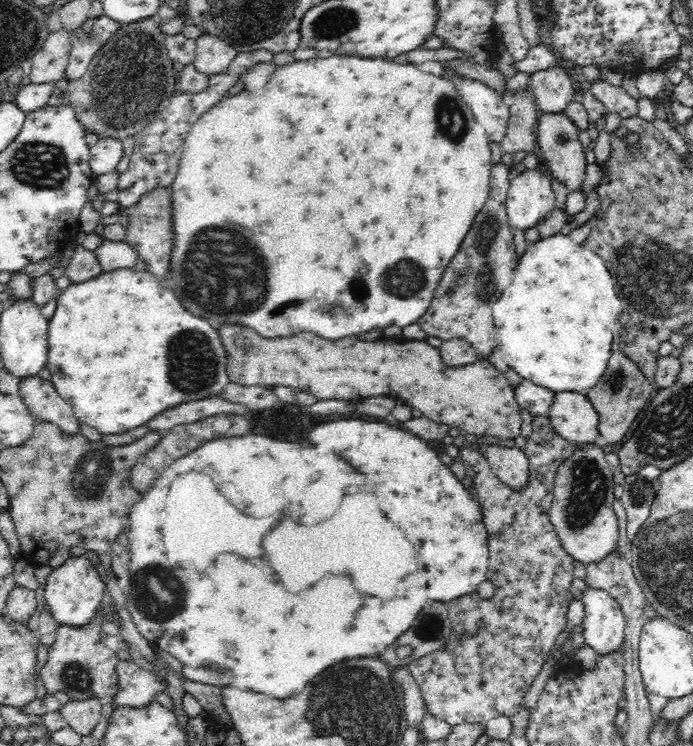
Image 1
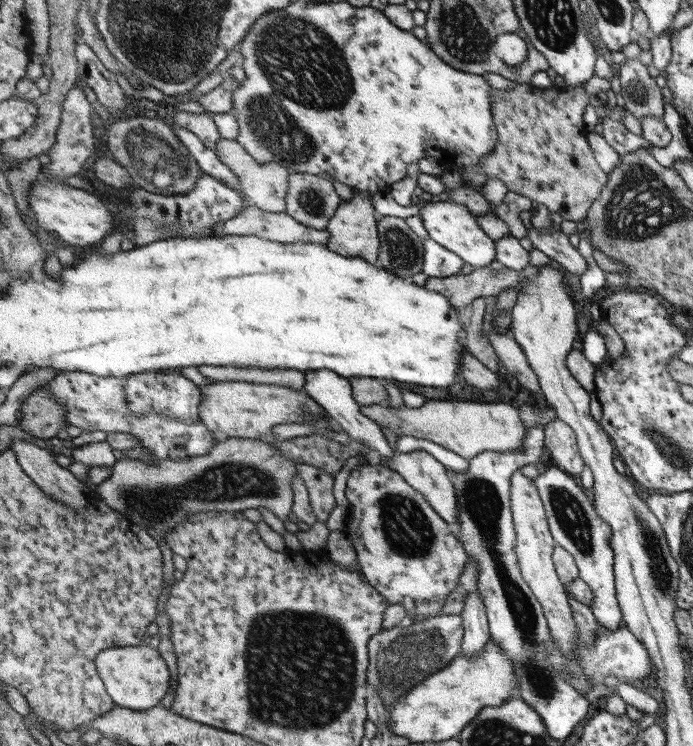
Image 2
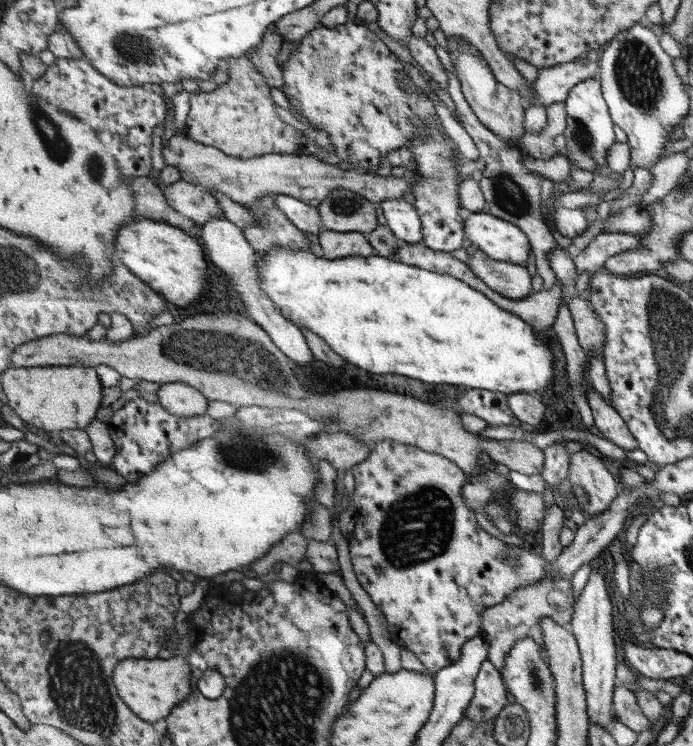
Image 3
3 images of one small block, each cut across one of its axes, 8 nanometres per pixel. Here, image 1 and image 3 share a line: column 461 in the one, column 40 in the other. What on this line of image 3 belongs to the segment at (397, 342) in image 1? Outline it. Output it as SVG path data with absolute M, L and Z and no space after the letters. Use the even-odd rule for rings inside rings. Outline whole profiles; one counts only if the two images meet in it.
M75 364L75 366L51 366L51 368L9 368L3 374L3 392L9 400L9 406L15 408L15 412L19 414L19 418L29 424L35 424L41 434L49 434L53 436L59 430L65 428L81 428L87 430L91 426L91 422L95 422L97 418L97 410L103 404L103 384L101 384L101 376L99 370L95 366L85 366L85 364Z

